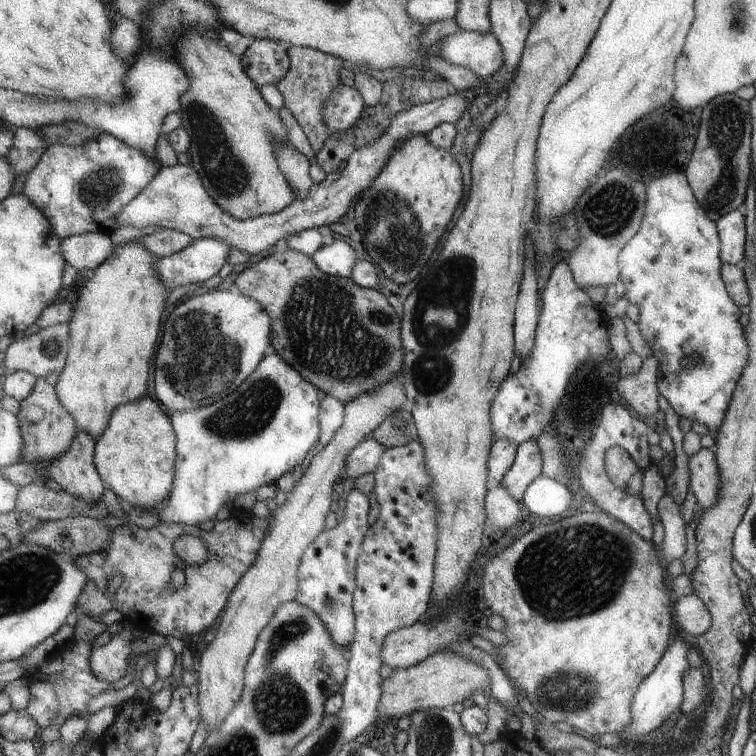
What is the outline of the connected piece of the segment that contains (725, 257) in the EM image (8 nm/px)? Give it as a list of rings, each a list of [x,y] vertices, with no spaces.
[[[732,210],[718,218],[716,226],[722,243],[722,262],[732,266],[742,265],[747,238],[745,216],[738,210]]]

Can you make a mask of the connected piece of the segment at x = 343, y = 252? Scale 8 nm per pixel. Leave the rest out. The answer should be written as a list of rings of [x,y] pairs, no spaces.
[[[336,240],[330,246],[323,245],[311,258],[325,274],[345,278],[352,277],[352,266],[357,260],[354,248],[342,240]]]

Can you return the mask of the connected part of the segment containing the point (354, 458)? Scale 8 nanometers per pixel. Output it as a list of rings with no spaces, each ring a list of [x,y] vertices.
[[[368,437],[355,450],[348,454],[346,470],[348,470],[348,480],[360,477],[376,470],[380,456],[384,454],[385,447],[378,444],[374,438]]]

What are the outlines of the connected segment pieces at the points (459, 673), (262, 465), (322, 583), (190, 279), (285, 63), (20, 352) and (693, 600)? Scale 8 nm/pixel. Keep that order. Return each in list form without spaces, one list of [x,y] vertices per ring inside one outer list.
[[[452,650],[436,652],[415,666],[394,669],[391,676],[384,680],[383,697],[379,703],[380,720],[386,722],[393,717],[400,719],[426,708],[452,708],[466,698],[471,698],[478,690],[487,695],[491,687],[491,676],[484,666],[474,664]]]
[[[274,352],[270,356],[264,357],[256,370],[252,372],[251,377],[239,389],[234,390],[228,396],[203,408],[195,410],[175,410],[172,414],[172,426],[175,426],[176,432],[175,479],[172,482],[171,495],[168,498],[167,506],[158,514],[159,523],[200,526],[201,523],[214,519],[218,511],[227,502],[235,500],[236,496],[247,494],[251,491],[254,492],[254,490],[258,491],[265,486],[275,484],[278,478],[292,470],[297,464],[300,464],[304,456],[308,454],[308,450],[318,442],[318,436],[320,436],[320,424],[318,424],[320,404],[318,402],[320,402],[320,398],[318,398],[318,390],[316,390],[316,387],[304,379],[294,367],[288,364],[282,355]]]
[[[354,488],[348,494],[346,505],[344,518],[340,520],[338,526],[324,530],[308,546],[308,549],[304,550],[296,574],[296,578],[299,578],[299,589],[295,599],[298,604],[308,606],[324,622],[332,642],[345,653],[355,637],[353,593],[355,592],[356,560],[358,560],[364,534],[369,528],[369,496]]]
[[[220,238],[194,239],[185,250],[172,256],[158,257],[154,262],[155,274],[166,290],[174,290],[179,286],[202,284],[210,276],[219,274],[228,262],[230,251],[234,246],[222,242]]]
[[[255,39],[242,56],[244,70],[259,87],[277,85],[287,77],[291,56],[288,56],[286,48],[280,48],[276,41]]]
[[[56,324],[56,326],[41,329],[37,334],[14,341],[5,353],[4,364],[9,373],[30,372],[42,379],[54,372],[64,372],[68,366],[71,346],[71,324]]]
[[[687,595],[676,600],[676,626],[678,631],[692,636],[700,636],[712,626],[712,616],[698,596]]]

